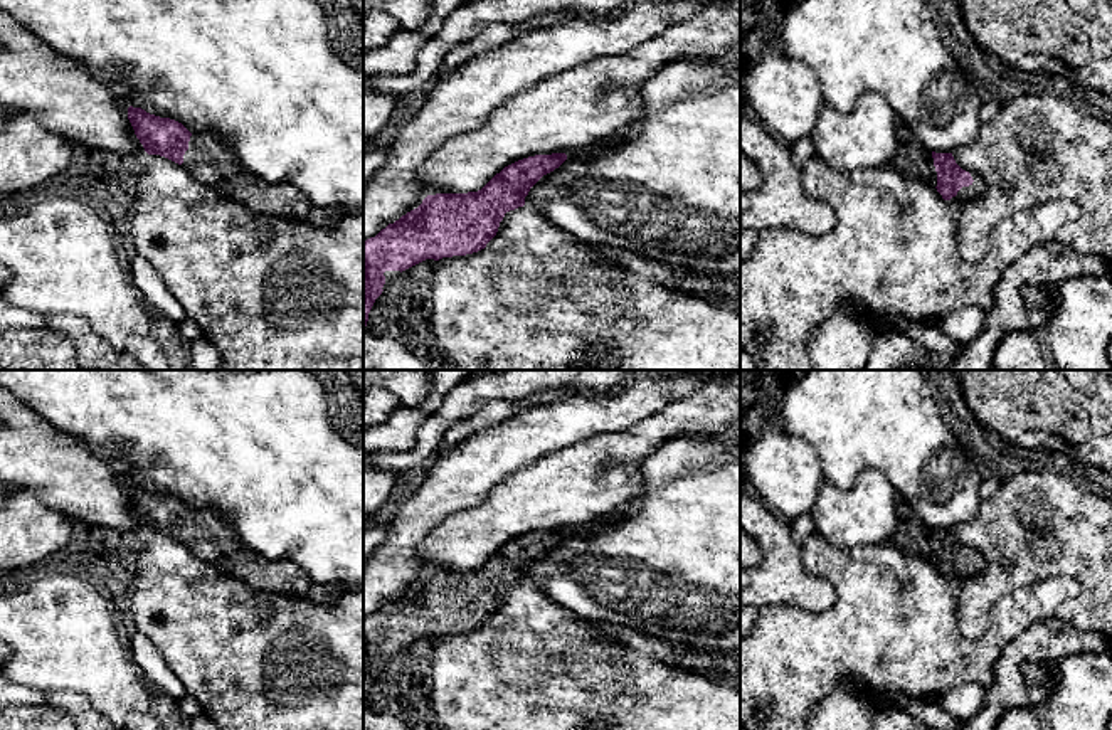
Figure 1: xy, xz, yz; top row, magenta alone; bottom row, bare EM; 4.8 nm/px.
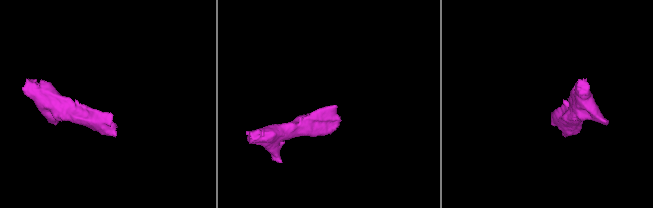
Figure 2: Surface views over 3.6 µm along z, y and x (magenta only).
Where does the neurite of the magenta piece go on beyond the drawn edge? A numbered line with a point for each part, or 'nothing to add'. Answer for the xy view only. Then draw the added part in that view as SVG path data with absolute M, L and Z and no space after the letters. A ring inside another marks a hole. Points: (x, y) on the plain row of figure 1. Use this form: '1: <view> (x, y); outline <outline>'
1: xy (209, 537); outline M192 510L182 543L200 560L256 590L296 595L323 606L333 604L348 590L342 584L316 584L286 558L261 557L214 510Z

